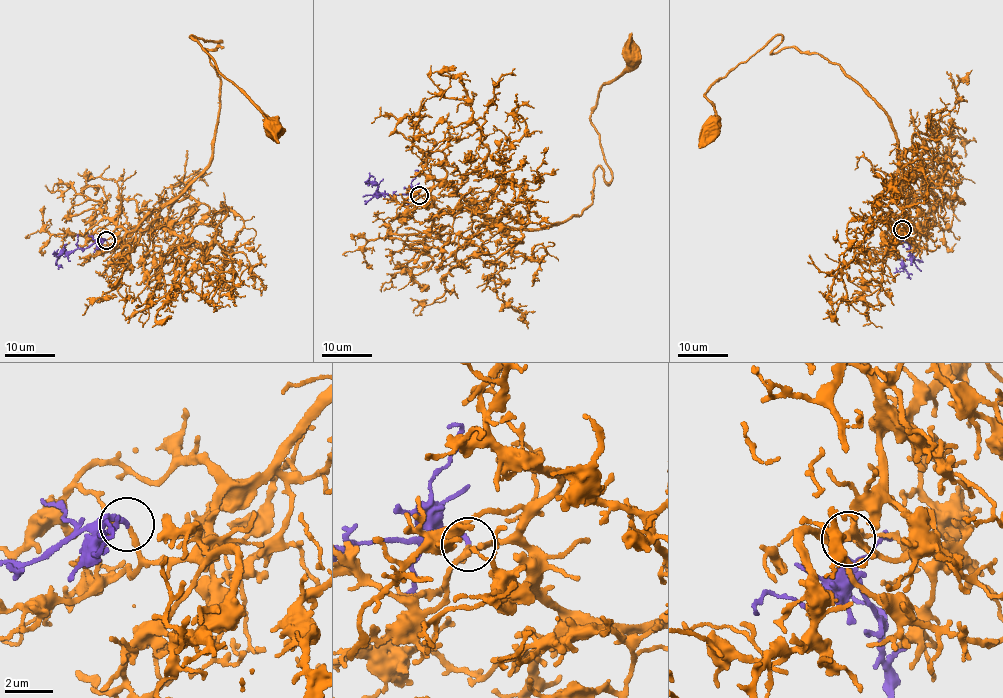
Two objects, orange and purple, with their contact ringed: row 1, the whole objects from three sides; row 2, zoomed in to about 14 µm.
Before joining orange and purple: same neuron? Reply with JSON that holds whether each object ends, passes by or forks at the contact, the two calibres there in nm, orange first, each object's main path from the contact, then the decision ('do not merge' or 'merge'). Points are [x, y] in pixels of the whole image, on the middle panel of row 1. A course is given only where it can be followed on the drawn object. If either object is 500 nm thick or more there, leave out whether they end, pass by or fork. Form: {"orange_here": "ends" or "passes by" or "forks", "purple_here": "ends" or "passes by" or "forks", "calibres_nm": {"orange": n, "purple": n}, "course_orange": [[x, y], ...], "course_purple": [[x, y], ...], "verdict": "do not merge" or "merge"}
{"orange_here": "passes by", "purple_here": "ends", "calibres_nm": {"orange": 170, "purple": 240}, "course_orange": [[419, 195], [537, 231], [575, 217], [598, 167], [612, 177], [590, 116], [628, 56]], "course_purple": [[419, 195], [381, 195], [374, 185], [366, 183], [369, 179]], "verdict": "merge"}

